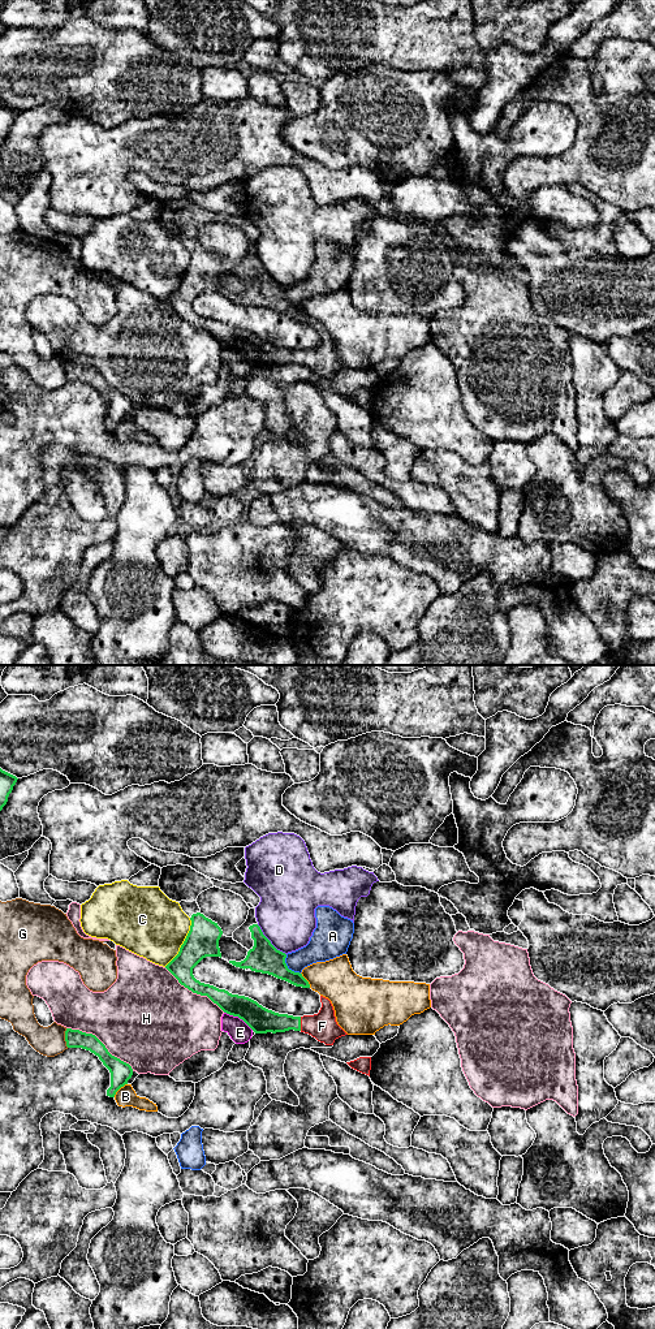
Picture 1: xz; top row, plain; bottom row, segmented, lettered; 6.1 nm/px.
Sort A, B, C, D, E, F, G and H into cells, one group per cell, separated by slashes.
A / B / C / D / E / F / G / H

